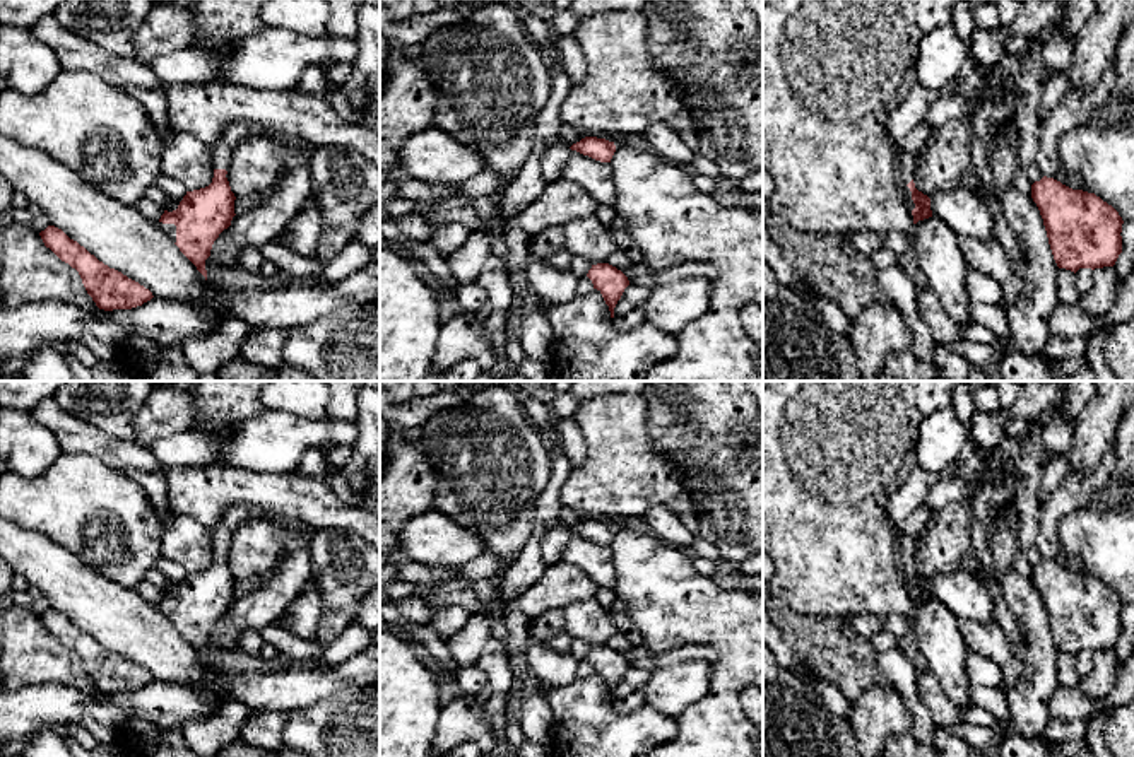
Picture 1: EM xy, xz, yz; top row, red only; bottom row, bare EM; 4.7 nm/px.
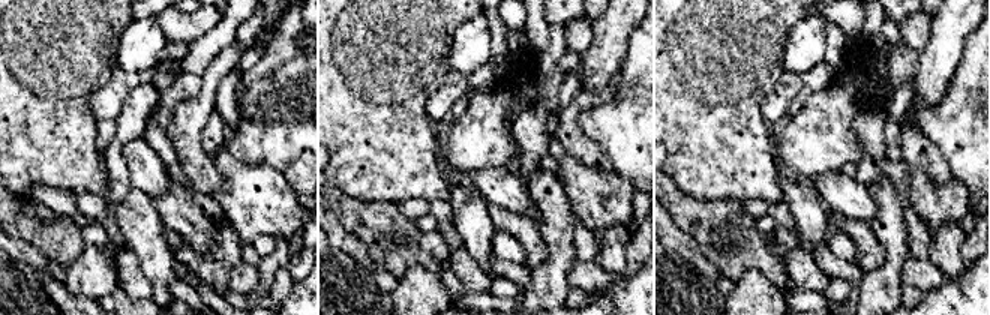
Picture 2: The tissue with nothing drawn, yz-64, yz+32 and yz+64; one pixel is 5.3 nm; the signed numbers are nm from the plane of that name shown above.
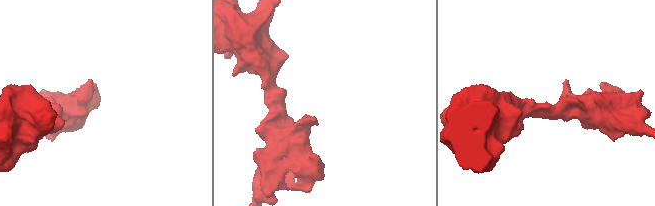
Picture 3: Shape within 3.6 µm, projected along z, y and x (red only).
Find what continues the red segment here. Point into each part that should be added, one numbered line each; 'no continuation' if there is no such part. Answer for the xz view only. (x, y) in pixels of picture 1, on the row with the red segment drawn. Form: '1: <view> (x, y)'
no continuation

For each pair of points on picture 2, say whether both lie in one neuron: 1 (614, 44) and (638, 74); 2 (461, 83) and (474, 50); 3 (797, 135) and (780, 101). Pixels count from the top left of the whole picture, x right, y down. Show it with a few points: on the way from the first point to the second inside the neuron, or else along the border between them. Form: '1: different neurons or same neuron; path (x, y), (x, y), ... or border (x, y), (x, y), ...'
1: different neurons; border (638, 26), (630, 36), (627, 54), (620, 68)
2: different neurons; border (450, 68), (467, 77)
3: different neurons; border (785, 117), (776, 129)

